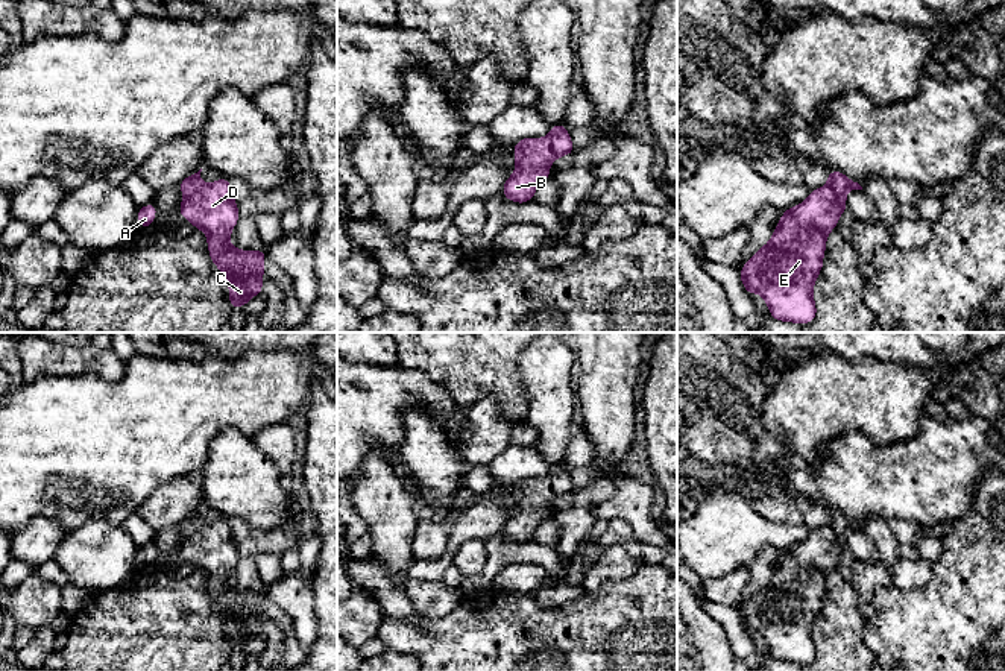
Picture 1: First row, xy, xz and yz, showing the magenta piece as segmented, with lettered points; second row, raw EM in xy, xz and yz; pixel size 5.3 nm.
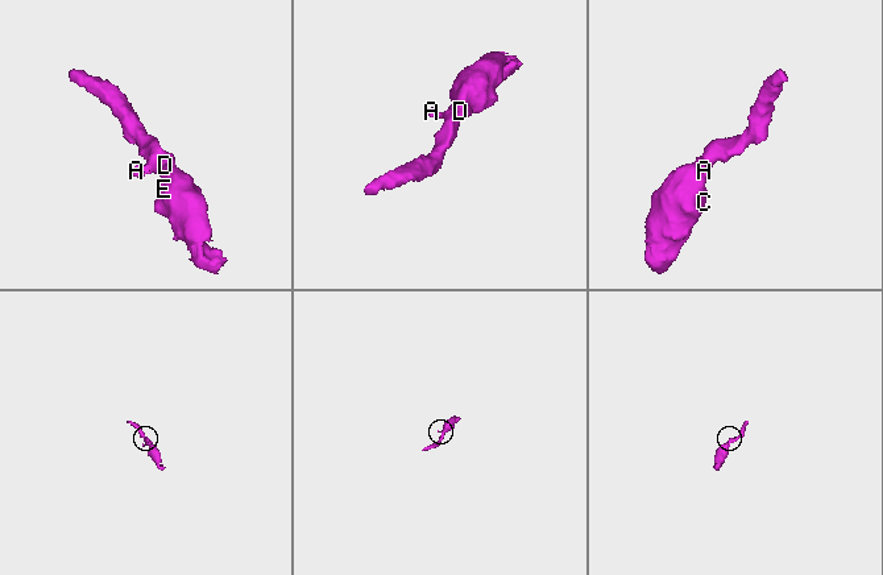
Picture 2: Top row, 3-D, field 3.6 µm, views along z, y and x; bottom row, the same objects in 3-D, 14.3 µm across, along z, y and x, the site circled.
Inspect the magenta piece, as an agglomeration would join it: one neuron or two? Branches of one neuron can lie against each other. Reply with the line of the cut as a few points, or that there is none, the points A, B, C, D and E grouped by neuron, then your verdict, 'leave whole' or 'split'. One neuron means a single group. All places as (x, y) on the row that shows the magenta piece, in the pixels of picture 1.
cut none; groups A B C D E; leave whole

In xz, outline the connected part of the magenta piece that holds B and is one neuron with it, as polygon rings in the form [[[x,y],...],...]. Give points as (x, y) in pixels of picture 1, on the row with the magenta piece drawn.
[[[563,123],[553,124],[545,138],[522,138],[515,143],[516,169],[506,181],[502,194],[518,203],[530,202],[537,187],[550,178],[554,159],[574,152],[571,134]]]

